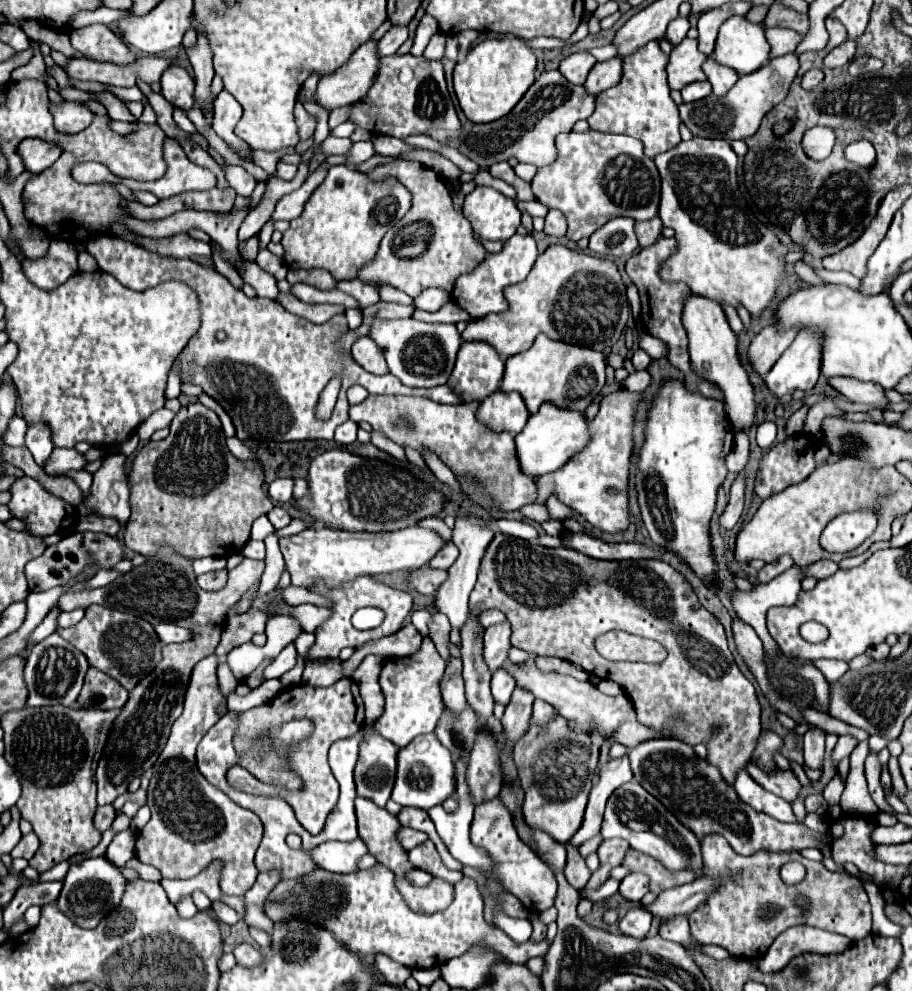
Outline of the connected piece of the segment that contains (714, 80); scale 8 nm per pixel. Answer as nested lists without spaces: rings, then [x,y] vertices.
[[[709,58],[703,66],[711,86],[713,86],[713,94],[715,96],[725,96],[733,86],[735,82],[739,80],[739,74],[727,66],[721,66],[721,64],[715,64],[713,58]]]

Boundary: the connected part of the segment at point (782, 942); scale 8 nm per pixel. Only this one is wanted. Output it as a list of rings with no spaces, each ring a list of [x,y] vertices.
[[[795,926],[795,928],[789,928],[775,938],[775,942],[767,950],[767,954],[759,960],[761,962],[759,970],[765,974],[779,972],[787,966],[785,960],[791,960],[797,954],[805,954],[805,952],[839,954],[839,952],[847,950],[849,944],[851,944],[851,940],[847,940],[845,936],[817,930],[817,928],[805,930],[801,926]]]

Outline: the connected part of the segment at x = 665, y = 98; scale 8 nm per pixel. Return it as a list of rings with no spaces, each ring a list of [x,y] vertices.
[[[649,42],[643,48],[635,50],[635,54],[623,58],[623,78],[617,86],[603,90],[597,96],[595,112],[587,118],[593,130],[603,130],[609,134],[627,134],[643,142],[643,150],[647,158],[655,158],[663,154],[675,144],[681,142],[679,134],[679,110],[677,104],[669,96],[667,84],[667,56],[659,50],[657,42]]]

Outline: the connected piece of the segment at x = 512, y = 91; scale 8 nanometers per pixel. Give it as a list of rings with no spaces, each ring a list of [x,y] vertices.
[[[505,36],[483,40],[471,48],[463,62],[457,62],[453,82],[461,110],[471,122],[493,122],[509,114],[535,80],[537,56],[521,38]]]

